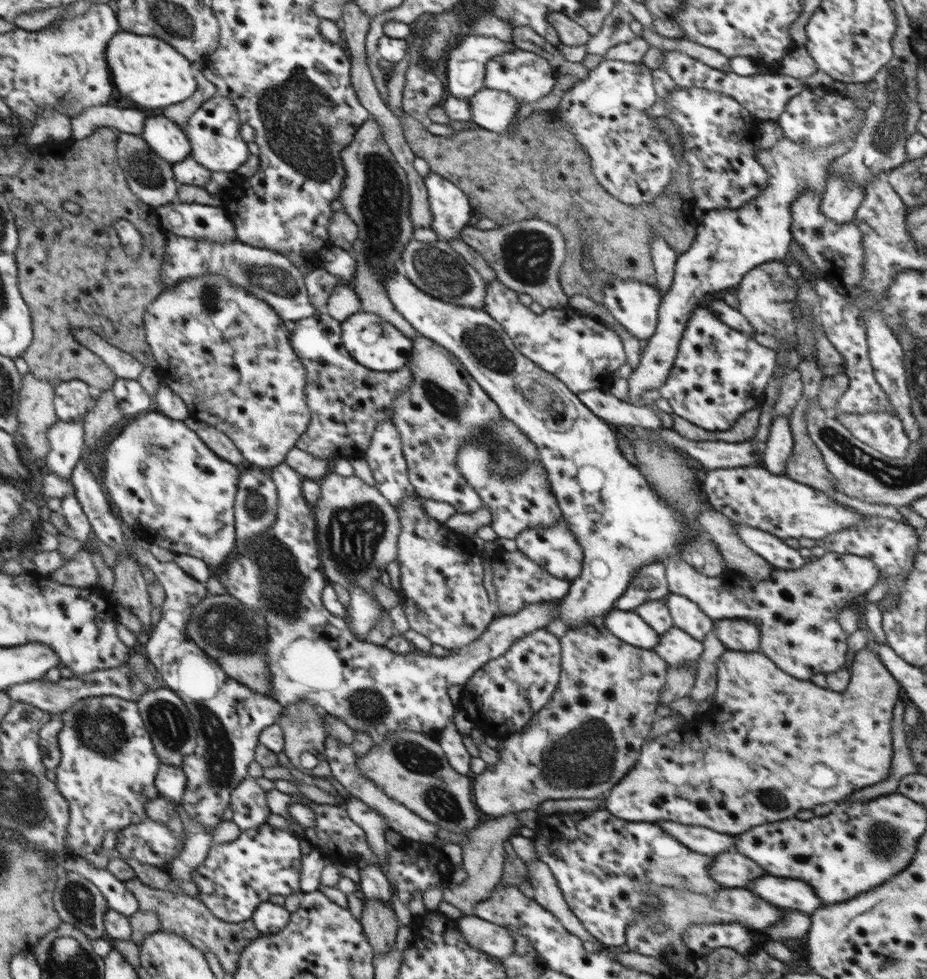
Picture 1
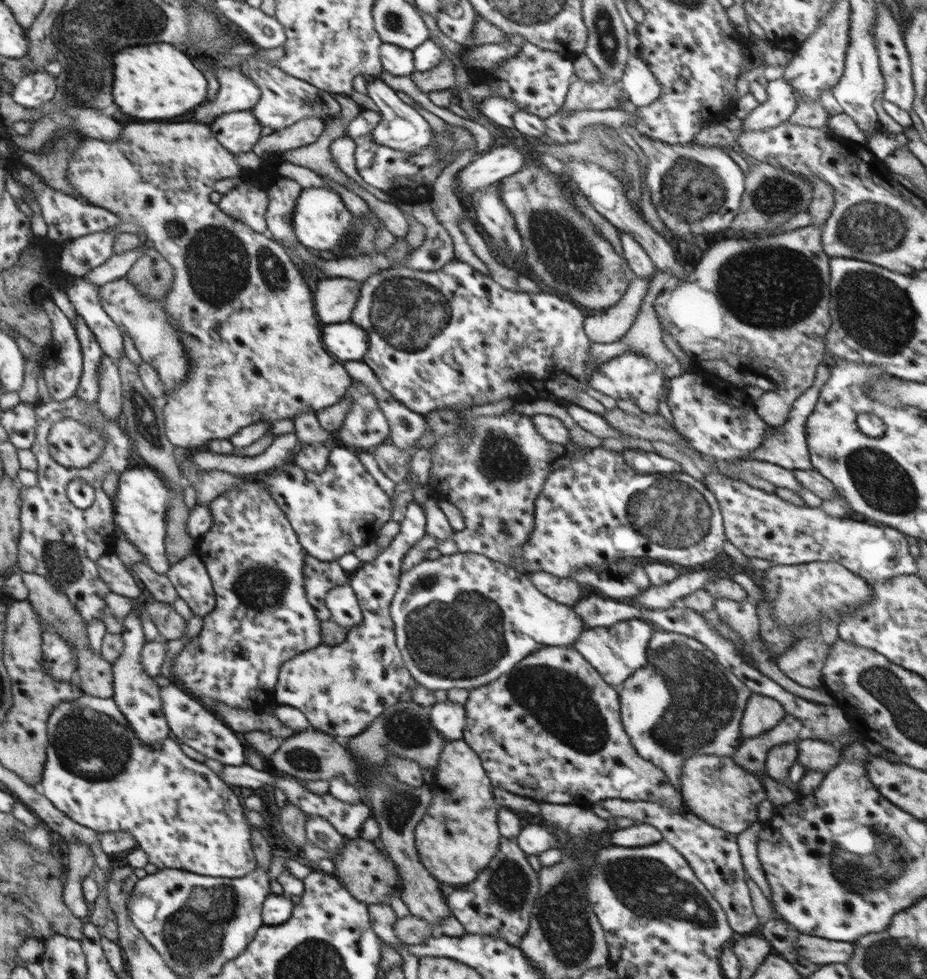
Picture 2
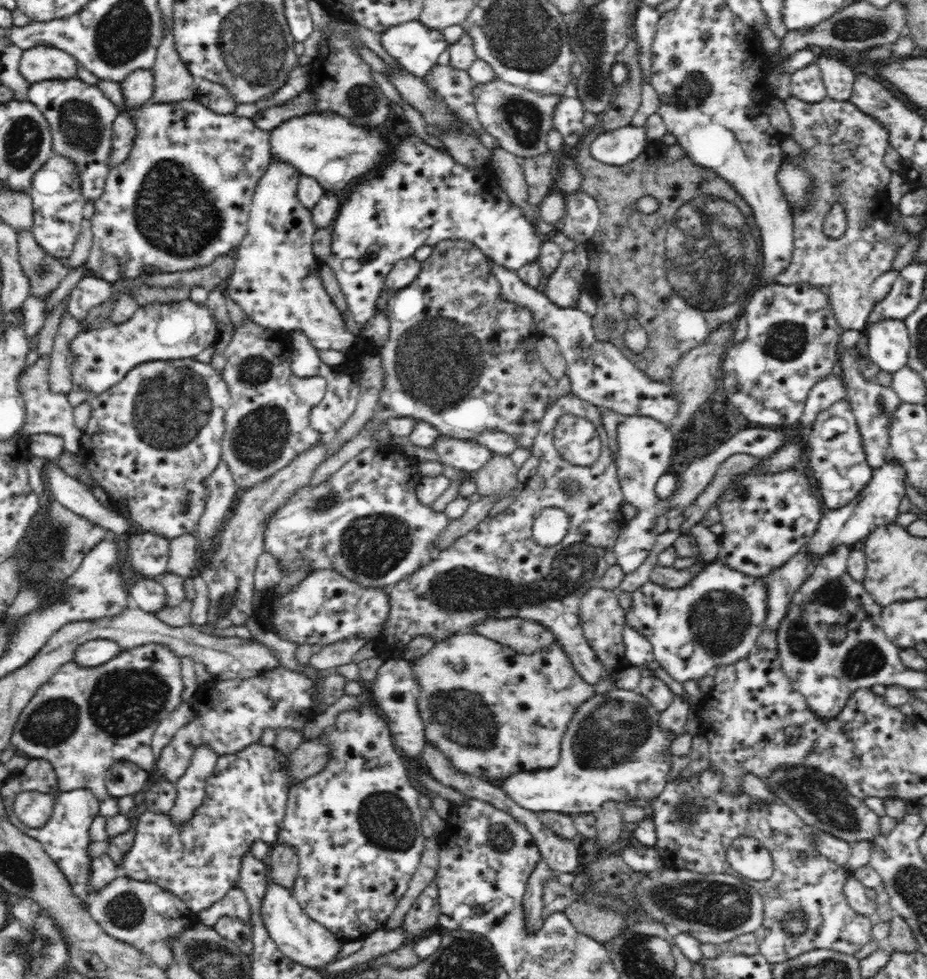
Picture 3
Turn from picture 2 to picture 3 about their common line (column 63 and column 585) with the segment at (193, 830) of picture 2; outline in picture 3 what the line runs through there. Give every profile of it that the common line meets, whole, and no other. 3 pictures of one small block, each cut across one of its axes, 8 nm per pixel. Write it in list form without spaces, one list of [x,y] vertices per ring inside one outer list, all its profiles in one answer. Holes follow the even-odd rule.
[[[616,687],[609,688],[604,694],[595,694],[590,700],[587,700],[584,704],[581,704],[574,713],[573,719],[569,722],[569,727],[566,728],[565,735],[562,736],[561,752],[558,765],[555,768],[542,769],[534,772],[522,772],[510,775],[509,777],[499,778],[496,781],[496,786],[500,786],[504,794],[508,799],[514,800],[516,804],[519,804],[526,810],[534,812],[564,812],[564,814],[578,814],[581,812],[592,812],[596,814],[604,801],[627,801],[633,798],[644,798],[647,801],[654,800],[655,797],[662,792],[664,785],[666,784],[666,776],[668,776],[671,770],[671,760],[669,759],[672,754],[670,753],[671,742],[678,736],[669,730],[660,728],[657,723],[660,716],[660,712],[649,704],[648,699],[644,698],[639,691],[622,690]]]

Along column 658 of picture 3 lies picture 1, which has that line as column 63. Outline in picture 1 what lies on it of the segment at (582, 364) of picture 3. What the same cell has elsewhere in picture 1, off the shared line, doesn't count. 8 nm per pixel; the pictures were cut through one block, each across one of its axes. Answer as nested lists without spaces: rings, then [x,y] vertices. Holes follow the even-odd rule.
[[[81,380],[58,382],[56,388],[57,416],[64,423],[74,423],[83,418],[91,404],[92,387]]]

